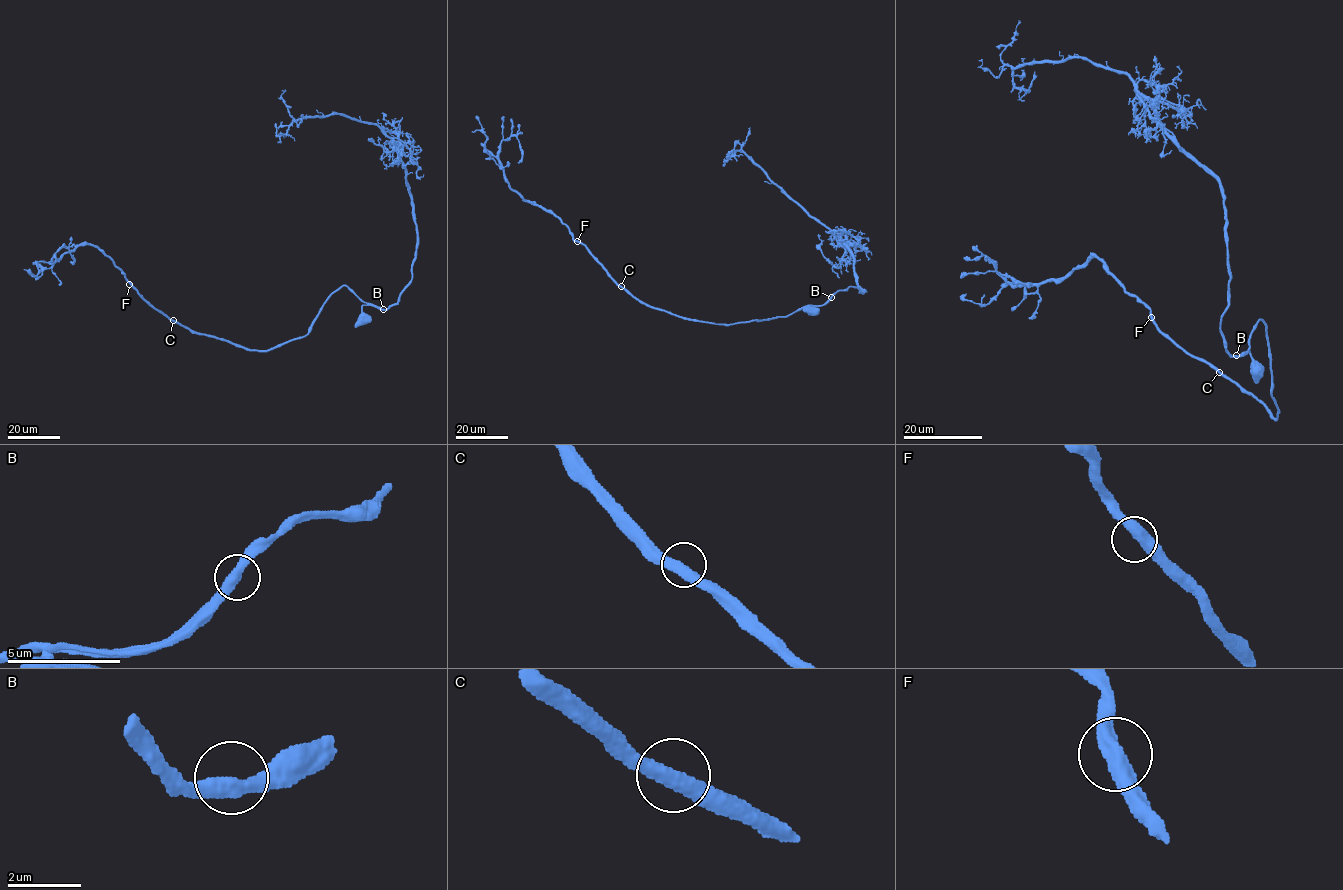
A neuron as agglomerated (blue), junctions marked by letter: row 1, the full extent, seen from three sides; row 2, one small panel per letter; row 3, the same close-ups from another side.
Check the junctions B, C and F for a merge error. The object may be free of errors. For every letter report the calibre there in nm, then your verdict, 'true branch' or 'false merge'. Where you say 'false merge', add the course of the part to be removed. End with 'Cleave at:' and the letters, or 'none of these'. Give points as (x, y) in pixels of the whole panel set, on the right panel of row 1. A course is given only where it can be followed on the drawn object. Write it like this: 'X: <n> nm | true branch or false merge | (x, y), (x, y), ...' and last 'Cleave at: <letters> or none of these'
B: 440 nm | true branch
C: 420 nm | true branch
F: 440 nm | true branch
Cleave at: none of these

